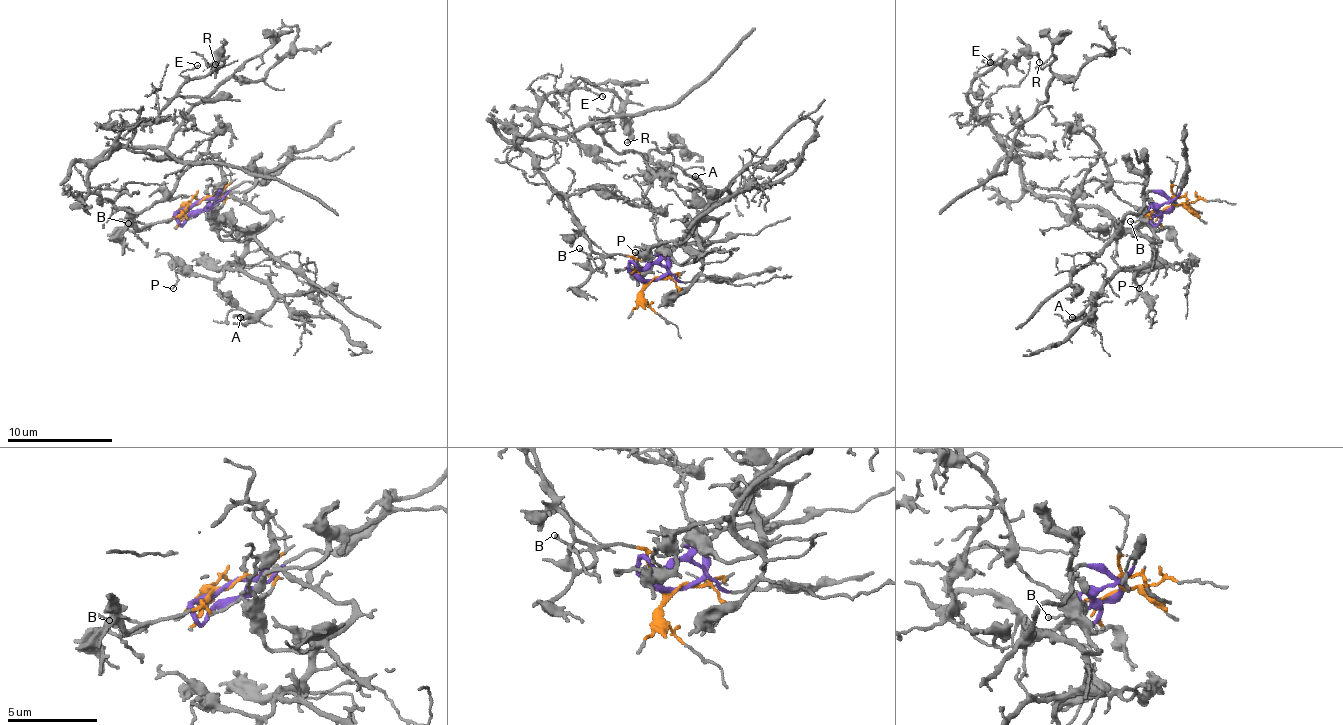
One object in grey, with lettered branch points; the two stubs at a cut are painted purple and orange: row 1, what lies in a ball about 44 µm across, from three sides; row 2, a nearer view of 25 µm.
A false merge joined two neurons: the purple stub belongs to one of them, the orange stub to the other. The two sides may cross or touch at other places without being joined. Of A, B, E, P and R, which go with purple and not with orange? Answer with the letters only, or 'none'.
A, P

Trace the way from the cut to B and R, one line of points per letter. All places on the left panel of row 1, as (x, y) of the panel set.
B: (197, 204), (191, 204), (177, 218), (129, 223)
R: (197, 204), (139, 229), (89, 183), (89, 170), (219, 57), (214, 65)

